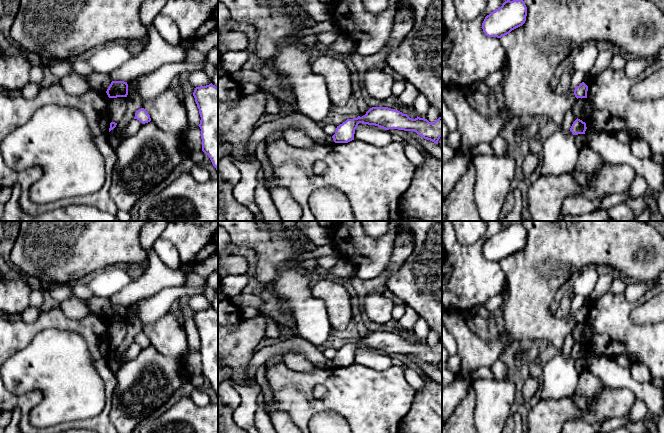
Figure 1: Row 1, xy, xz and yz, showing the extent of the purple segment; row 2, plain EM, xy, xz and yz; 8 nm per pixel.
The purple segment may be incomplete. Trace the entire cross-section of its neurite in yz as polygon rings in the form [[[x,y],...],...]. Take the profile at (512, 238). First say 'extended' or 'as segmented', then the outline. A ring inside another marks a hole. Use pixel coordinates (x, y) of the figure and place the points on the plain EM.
as segmented; [[[523,223],[507,224],[501,231],[487,239],[482,247],[486,260],[501,262],[526,245],[527,231]]]

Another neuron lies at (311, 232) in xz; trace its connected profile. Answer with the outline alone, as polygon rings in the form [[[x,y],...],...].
[[[297,221],[295,232],[311,247],[331,245],[332,234],[317,221]]]

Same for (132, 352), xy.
[[[133,343],[123,354],[123,359],[125,362],[137,357],[139,352],[142,350],[142,347],[137,344]]]

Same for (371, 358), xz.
[[[361,348],[355,353],[354,364],[383,371],[393,366],[392,359],[375,349]]]

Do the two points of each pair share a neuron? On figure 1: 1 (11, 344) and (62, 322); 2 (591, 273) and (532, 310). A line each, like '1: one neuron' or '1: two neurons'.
1: one neuron
2: two neurons

